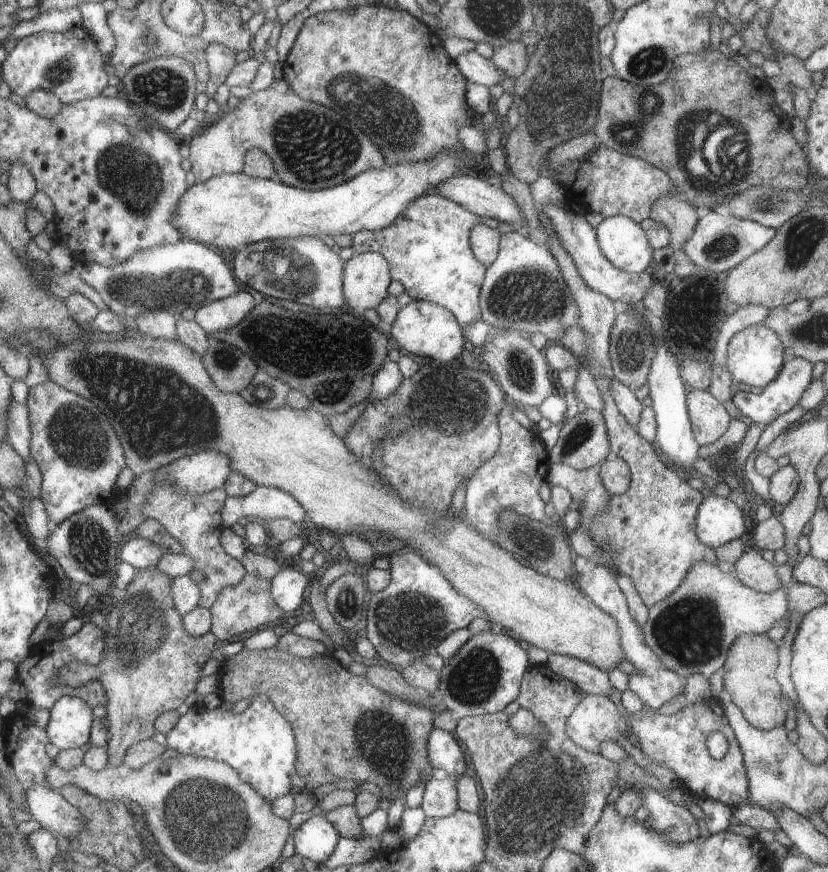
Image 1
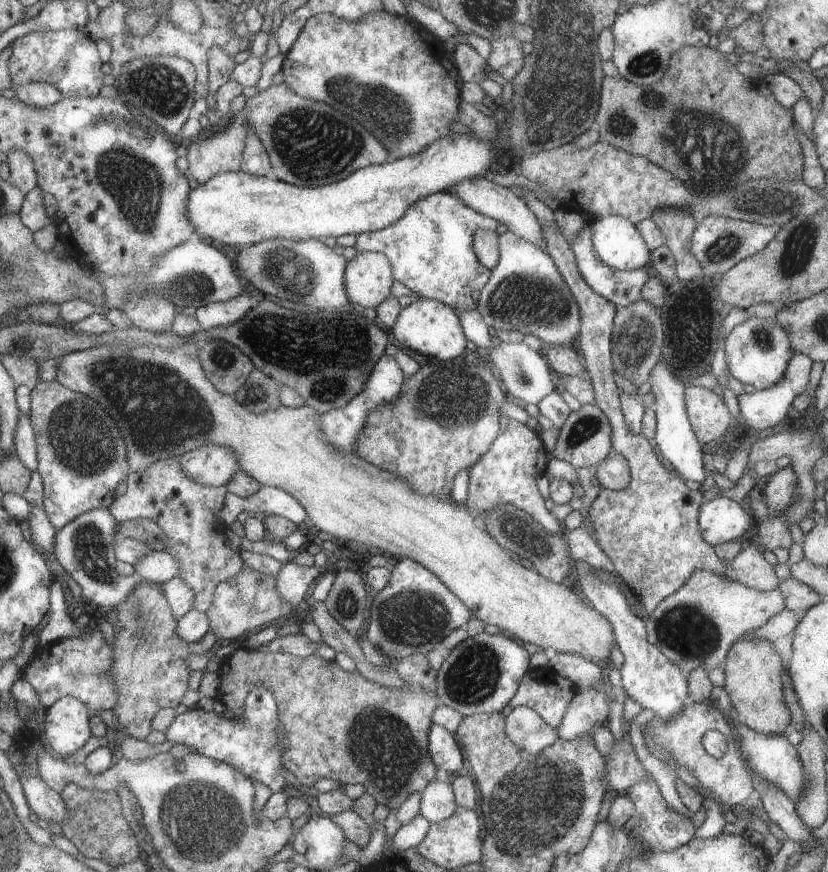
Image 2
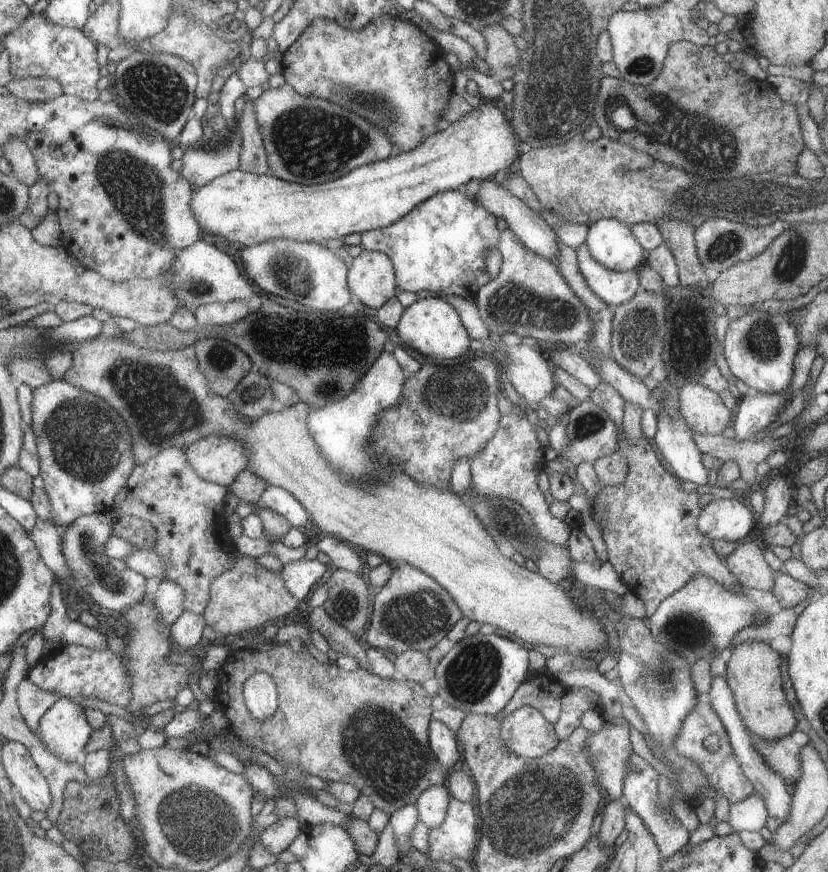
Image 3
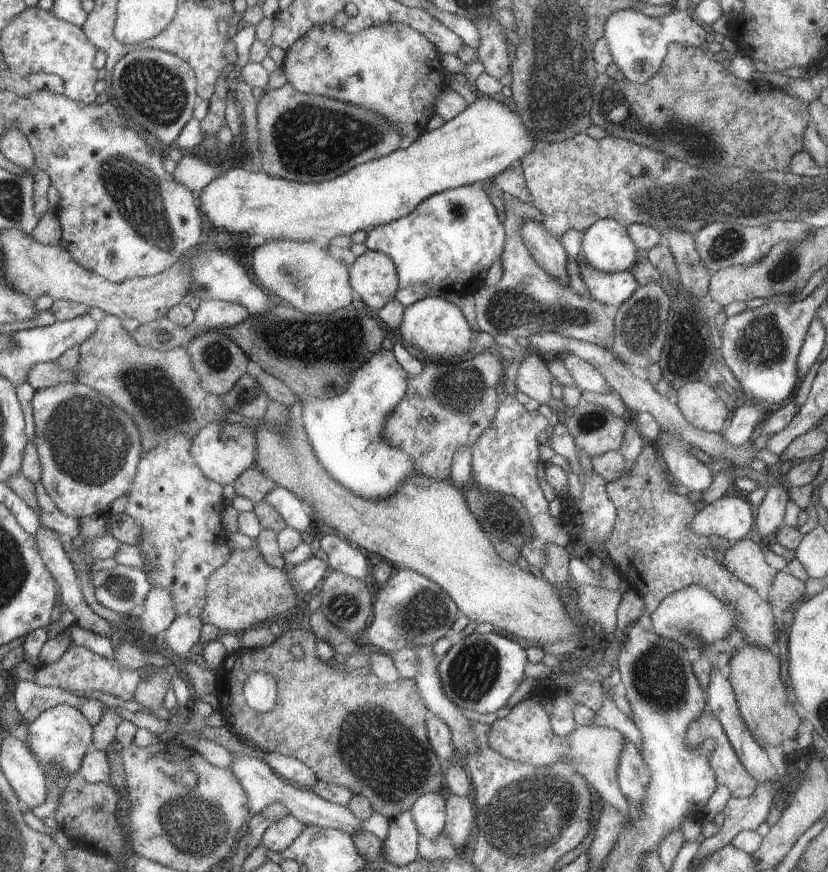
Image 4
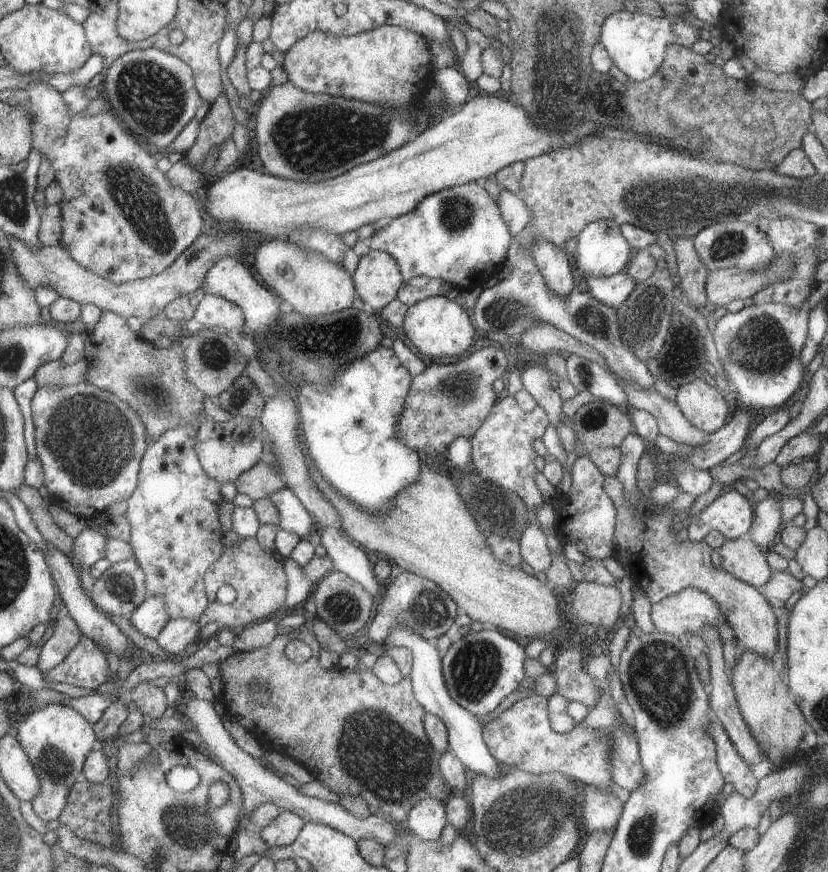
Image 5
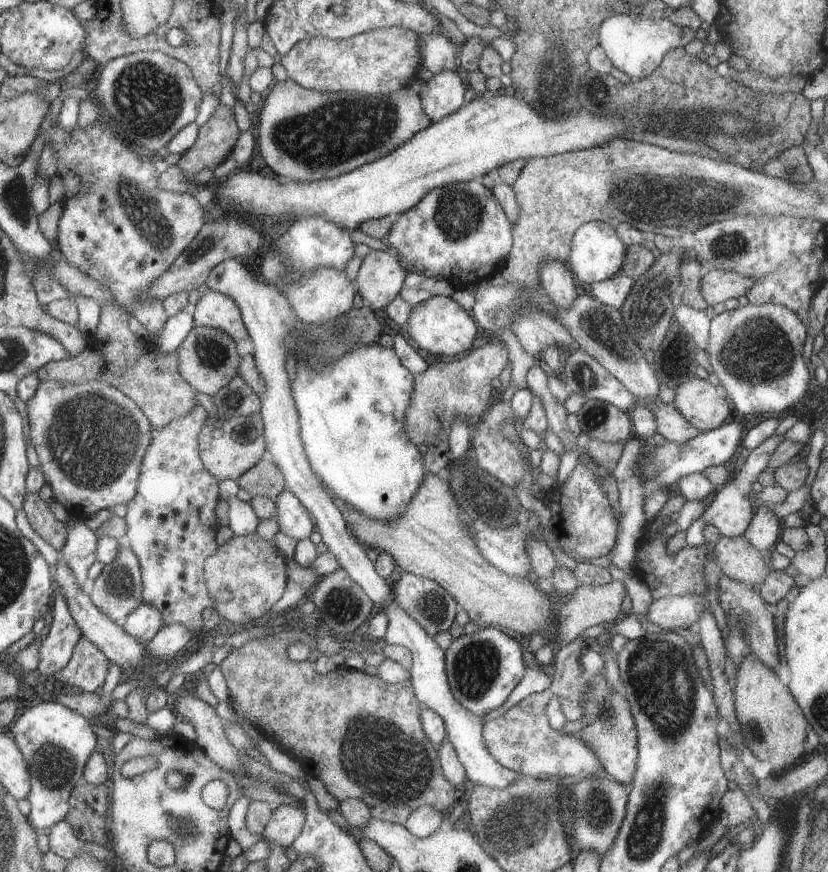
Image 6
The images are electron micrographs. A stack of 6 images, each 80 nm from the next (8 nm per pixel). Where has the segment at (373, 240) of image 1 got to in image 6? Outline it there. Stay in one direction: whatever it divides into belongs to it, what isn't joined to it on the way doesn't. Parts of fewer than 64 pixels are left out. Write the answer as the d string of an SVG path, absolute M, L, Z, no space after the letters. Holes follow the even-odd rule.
M476 179L467 183L447 184L429 192L414 208L398 216L391 231L381 241L390 248L394 247L394 254L408 273L440 276L452 284L460 280L460 284L476 284L476 288L504 270L514 246L514 226L494 193Z

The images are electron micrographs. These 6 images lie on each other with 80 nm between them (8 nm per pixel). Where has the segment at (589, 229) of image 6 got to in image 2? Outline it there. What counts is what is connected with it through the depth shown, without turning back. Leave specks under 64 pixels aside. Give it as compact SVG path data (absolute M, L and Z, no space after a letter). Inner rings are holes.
M610 215L601 219L591 220L588 225L592 231L595 253L609 267L619 271L633 271L650 264L651 250L636 225L627 218L620 215Z

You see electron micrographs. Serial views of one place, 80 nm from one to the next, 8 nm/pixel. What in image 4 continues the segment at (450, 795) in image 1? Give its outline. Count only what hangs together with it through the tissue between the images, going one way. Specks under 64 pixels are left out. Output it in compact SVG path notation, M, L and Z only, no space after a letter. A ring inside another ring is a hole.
M441 792L424 793L410 808L419 834L436 840L445 827L447 794Z

